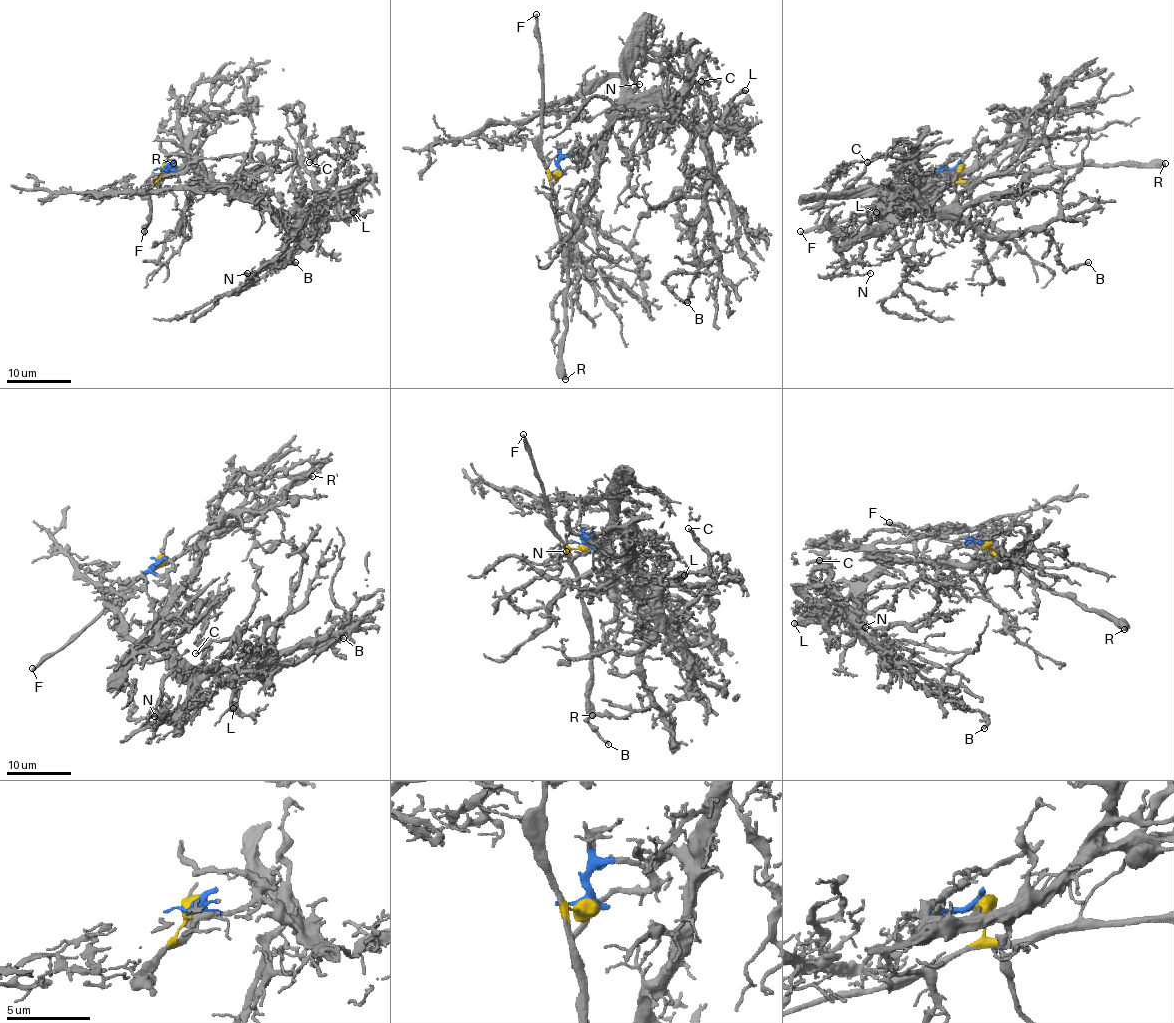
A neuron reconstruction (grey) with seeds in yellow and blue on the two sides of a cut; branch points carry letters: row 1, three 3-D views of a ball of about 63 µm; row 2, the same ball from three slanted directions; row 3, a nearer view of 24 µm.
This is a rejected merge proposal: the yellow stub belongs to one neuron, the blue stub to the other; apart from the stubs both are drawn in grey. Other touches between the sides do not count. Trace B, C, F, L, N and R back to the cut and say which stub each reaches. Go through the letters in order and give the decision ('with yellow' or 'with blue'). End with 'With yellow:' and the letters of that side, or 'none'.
B: with blue
C: with blue
F: with yellow
L: with blue
N: with blue
R: with yellow
With yellow: F, R

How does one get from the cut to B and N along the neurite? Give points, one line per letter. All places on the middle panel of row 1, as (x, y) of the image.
B: (558, 171), (599, 145), (623, 107), (662, 105), (699, 134), (715, 256), (667, 278), (688, 302)
N: (558, 171), (564, 156), (585, 158), (599, 145), (623, 107), (680, 108), (657, 62), (644, 59), (639, 84)

